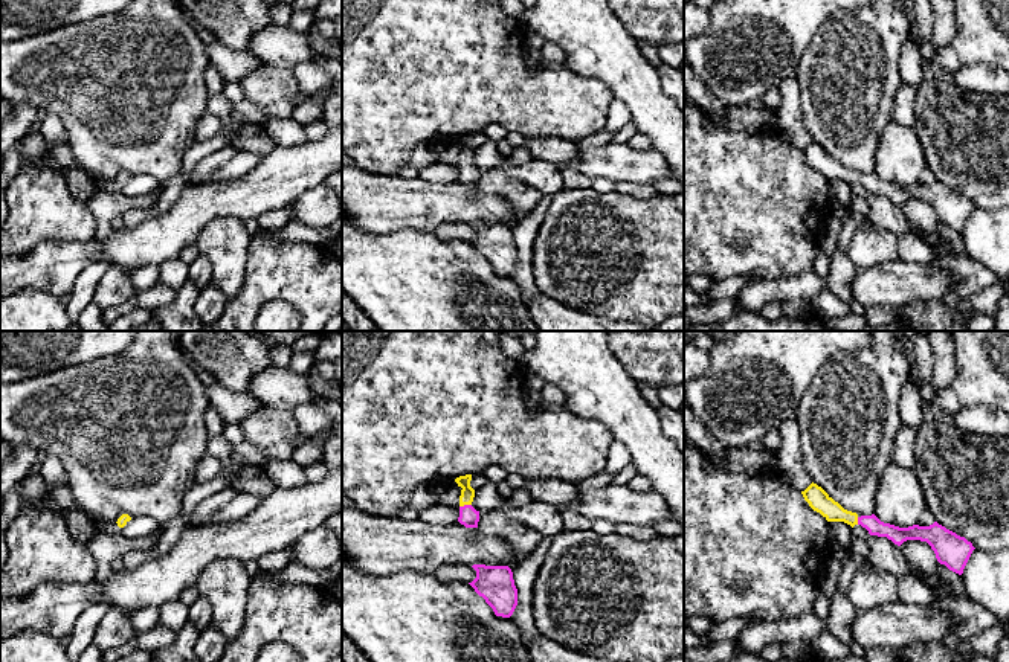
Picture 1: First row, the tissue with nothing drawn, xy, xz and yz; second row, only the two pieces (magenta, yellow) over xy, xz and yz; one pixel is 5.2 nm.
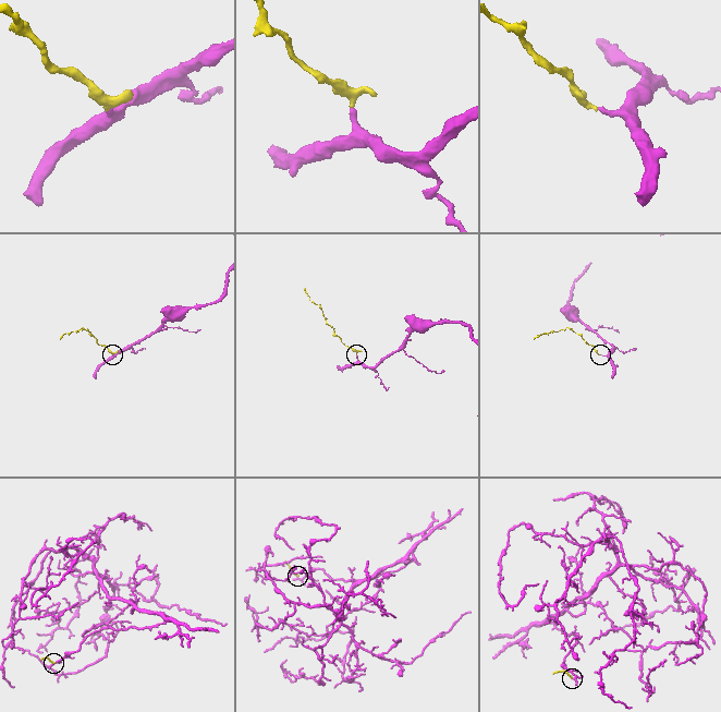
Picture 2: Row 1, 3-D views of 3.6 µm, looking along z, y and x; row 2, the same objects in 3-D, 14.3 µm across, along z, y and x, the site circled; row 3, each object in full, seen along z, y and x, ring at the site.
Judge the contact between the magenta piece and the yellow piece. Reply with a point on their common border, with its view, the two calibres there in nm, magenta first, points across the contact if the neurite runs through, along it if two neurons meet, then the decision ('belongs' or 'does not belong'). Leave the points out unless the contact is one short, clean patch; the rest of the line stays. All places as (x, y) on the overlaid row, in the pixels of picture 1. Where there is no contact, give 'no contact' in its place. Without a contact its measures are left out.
contact xz (464, 505); calibres 100 and 80 nm; way xz (469, 516), (464, 505), (467, 493); belongs

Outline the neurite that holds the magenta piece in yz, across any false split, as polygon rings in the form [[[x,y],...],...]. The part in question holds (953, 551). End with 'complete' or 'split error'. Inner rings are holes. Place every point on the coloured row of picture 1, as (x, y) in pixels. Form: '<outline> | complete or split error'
[[[814,482],[801,491],[801,494],[809,506],[820,513],[827,522],[844,522],[852,528],[861,525],[870,535],[887,537],[898,546],[907,540],[927,541],[934,551],[937,561],[959,575],[963,574],[963,569],[975,549],[965,537],[957,535],[937,522],[930,526],[913,525],[899,528],[881,522],[875,514],[859,517],[856,513],[844,509]]] | split error

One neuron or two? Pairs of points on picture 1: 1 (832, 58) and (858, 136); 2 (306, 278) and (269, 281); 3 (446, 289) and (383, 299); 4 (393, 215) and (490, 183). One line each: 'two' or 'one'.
1: one
2: one
3: one
4: two

